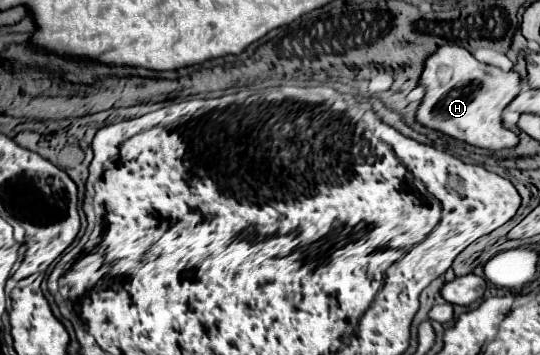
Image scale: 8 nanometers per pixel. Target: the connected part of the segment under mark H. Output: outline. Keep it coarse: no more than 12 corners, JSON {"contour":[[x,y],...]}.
{"contour":[[441,46],[417,122],[477,148],[513,148],[501,112],[513,70]]}

